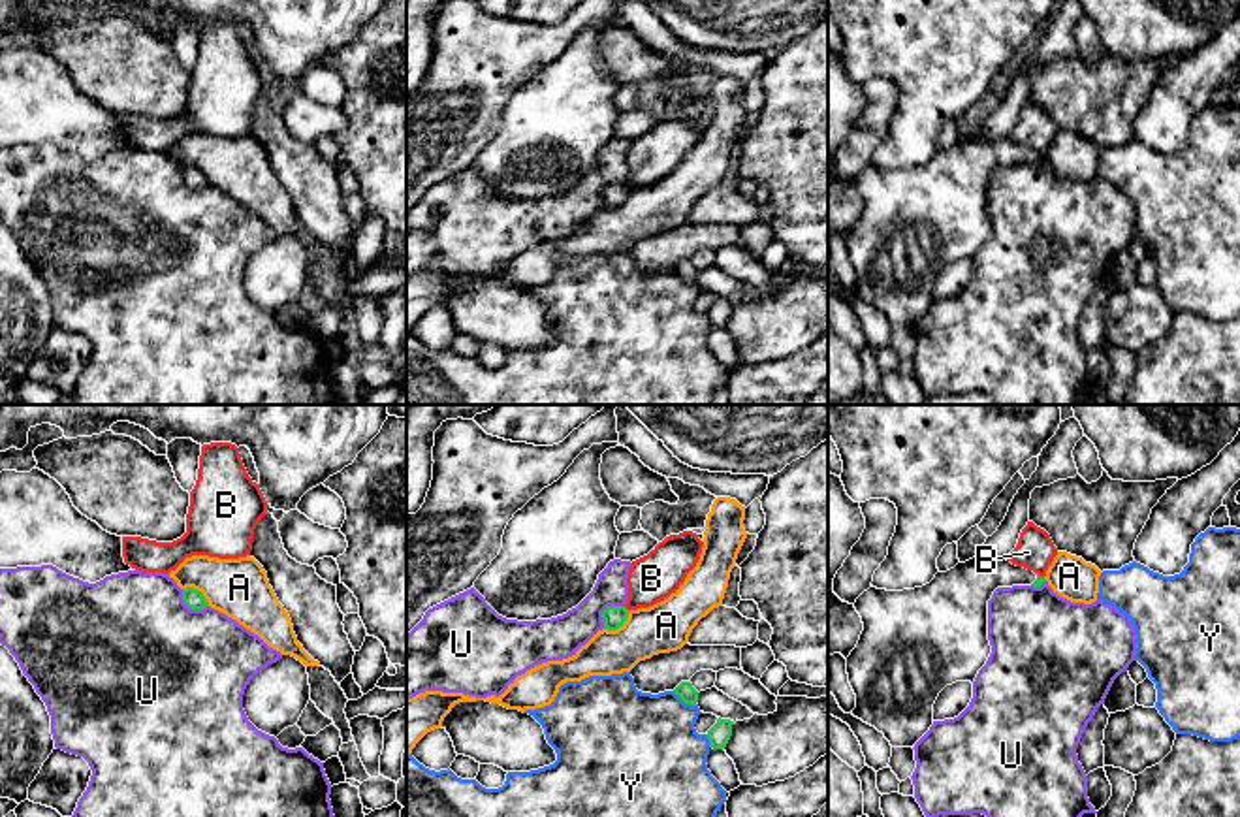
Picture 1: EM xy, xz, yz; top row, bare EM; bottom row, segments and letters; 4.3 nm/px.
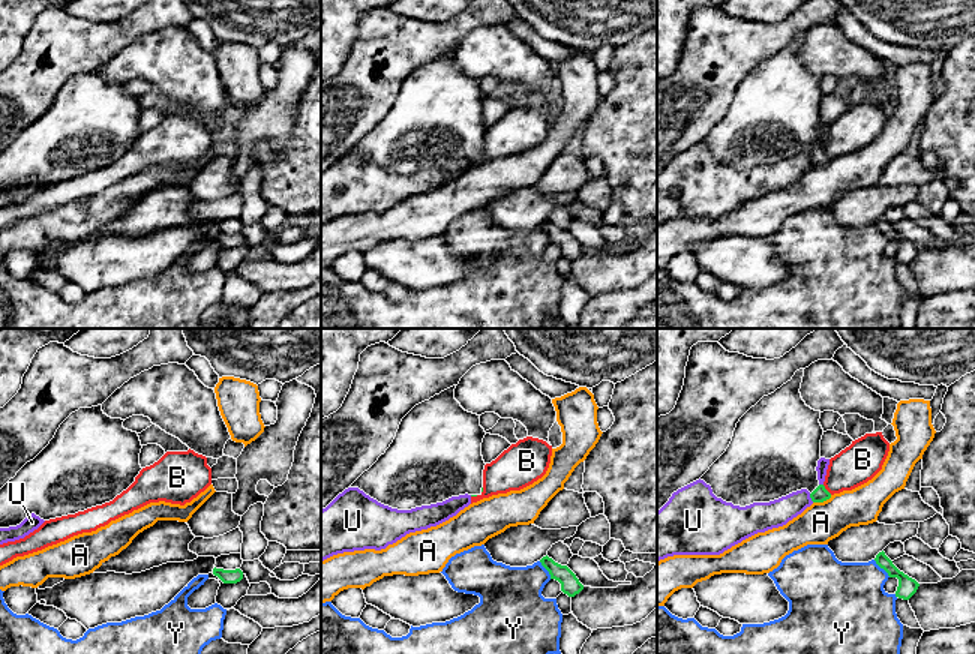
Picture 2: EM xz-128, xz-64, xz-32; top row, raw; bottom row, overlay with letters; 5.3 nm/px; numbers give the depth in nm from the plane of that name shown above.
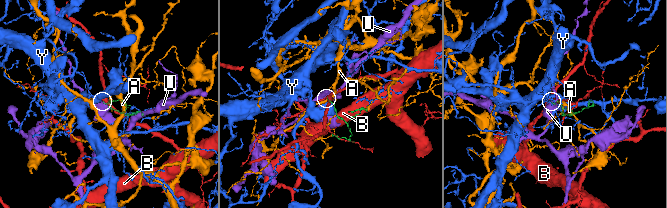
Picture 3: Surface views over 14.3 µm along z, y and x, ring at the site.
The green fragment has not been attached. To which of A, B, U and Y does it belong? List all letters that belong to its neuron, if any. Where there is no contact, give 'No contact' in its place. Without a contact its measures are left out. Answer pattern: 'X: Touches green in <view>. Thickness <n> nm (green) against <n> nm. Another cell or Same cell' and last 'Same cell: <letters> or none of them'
A: Touches green in xz. Thickness 100 nm (green) against 220 nm. Another cell
B: Touches green in xz. Thickness 100 nm (green) against 200 nm. Another cell
U: Touches green in xy. Thickness 90 nm (green) against 500 nm. Another cell
Y: Touches green in xz. Thickness 80 nm (green) against 440 nm. Another cell
Same cell: none of them

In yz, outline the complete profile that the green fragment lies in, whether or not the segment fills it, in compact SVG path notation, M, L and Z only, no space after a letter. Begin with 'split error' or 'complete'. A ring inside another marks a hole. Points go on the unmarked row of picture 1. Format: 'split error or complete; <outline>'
split error; M977 134L946 151L937 151L922 166L886 169L871 164L854 181L864 209L847 235L849 262L856 273L856 286L851 292L882 311L892 326L914 326L933 303L939 271L956 260L973 262L986 243L992 232L988 179L994 169L1042 162L1042 154L1007 137L986 141Z

